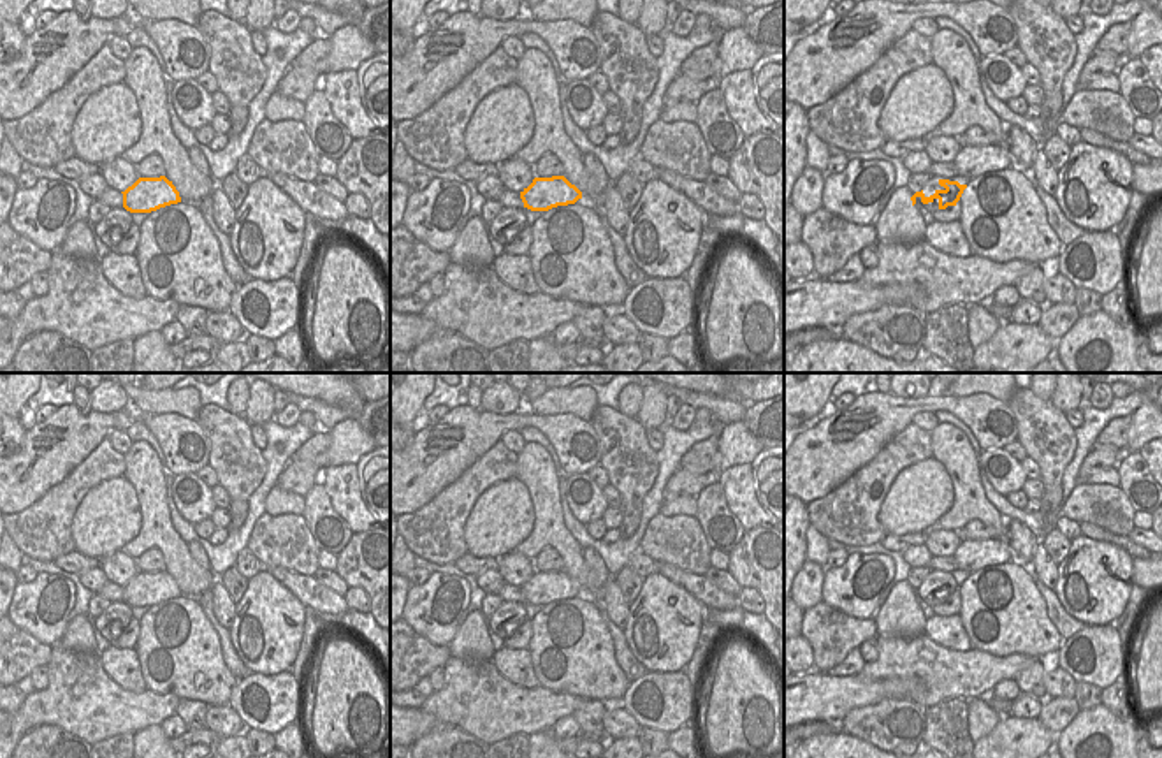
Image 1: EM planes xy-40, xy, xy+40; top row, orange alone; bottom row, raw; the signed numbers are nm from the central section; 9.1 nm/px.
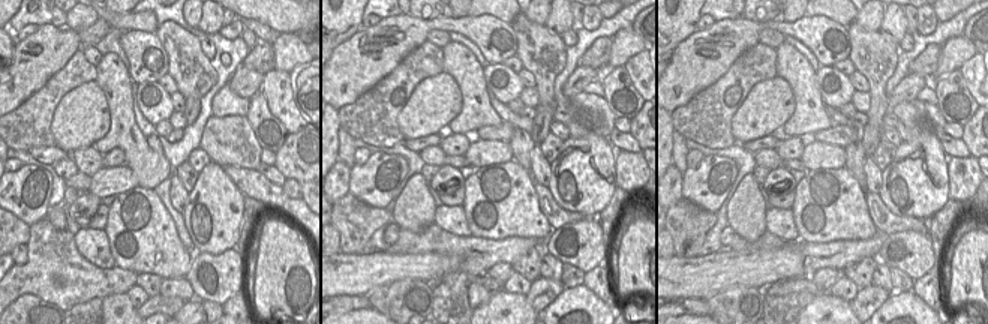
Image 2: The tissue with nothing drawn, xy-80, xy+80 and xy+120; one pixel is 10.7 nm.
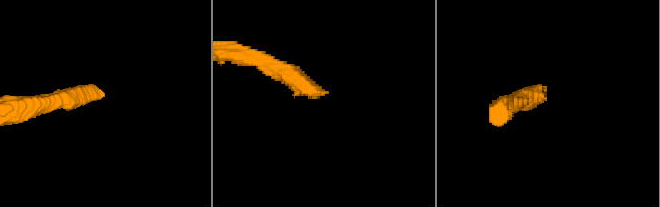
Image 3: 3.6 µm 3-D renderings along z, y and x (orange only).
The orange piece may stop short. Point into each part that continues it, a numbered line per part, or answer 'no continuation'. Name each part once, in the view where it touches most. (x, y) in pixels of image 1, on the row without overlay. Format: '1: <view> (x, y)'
1: xy+40 (974, 554)

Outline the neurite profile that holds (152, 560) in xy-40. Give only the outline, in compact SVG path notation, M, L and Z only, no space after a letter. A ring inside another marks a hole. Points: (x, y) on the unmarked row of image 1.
M158 549L146 550L137 561L139 572L160 572L165 570L163 554Z

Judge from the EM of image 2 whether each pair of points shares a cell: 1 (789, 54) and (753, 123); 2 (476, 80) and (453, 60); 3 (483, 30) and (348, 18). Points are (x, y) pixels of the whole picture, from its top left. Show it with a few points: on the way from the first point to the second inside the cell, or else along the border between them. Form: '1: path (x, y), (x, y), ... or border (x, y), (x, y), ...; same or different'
1: border (759, 83), (775, 81), (783, 89), (787, 114); different
2: path (470, 77), (459, 66); same
3: border (359, 29), (336, 47); different

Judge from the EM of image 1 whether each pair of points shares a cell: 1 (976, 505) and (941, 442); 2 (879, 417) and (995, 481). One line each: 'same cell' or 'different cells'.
1: different cells
2: different cells

